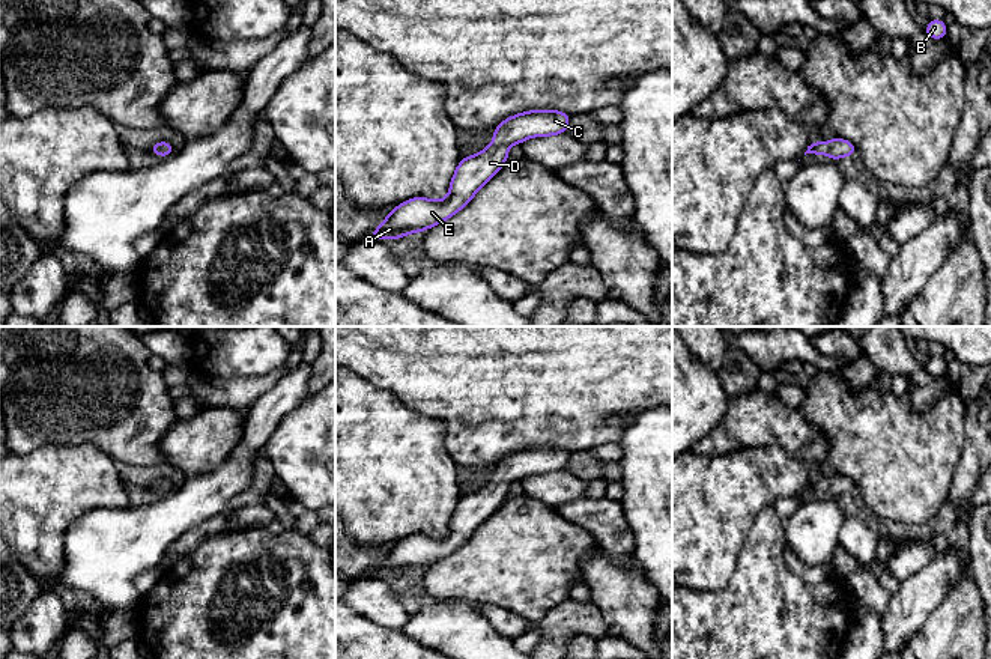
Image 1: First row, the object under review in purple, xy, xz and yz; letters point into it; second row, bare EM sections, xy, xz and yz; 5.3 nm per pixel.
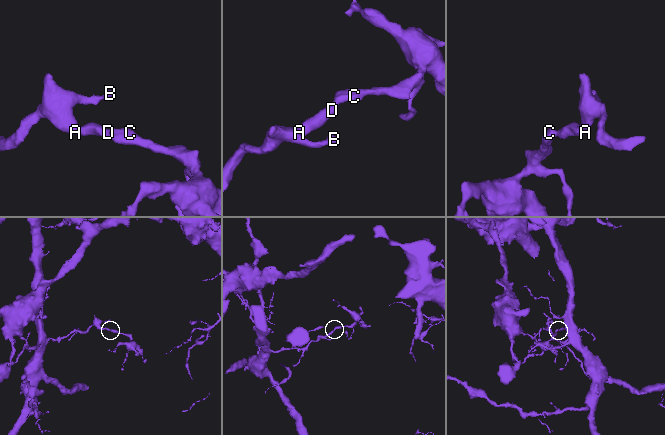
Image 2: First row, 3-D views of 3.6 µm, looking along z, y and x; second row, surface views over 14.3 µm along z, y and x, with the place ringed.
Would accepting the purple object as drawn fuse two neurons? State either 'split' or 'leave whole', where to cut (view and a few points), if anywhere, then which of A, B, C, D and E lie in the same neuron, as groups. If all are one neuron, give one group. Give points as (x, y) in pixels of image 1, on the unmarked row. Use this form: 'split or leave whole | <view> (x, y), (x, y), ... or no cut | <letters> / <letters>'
leave whole | no cut | A B C D E

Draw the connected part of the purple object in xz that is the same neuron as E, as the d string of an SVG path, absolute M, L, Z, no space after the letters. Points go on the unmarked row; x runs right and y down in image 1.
M531 447L507 454L495 463L490 483L460 498L445 536L412 534L400 540L368 572L368 576L400 576L408 570L424 569L444 560L465 545L478 527L501 507L507 500L511 481L520 481L531 474L562 471L570 454L556 447Z

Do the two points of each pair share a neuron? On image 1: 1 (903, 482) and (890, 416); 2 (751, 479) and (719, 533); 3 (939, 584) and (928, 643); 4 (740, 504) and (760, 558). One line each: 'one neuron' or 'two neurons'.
1: one neuron
2: one neuron
3: two neurons
4: two neurons

